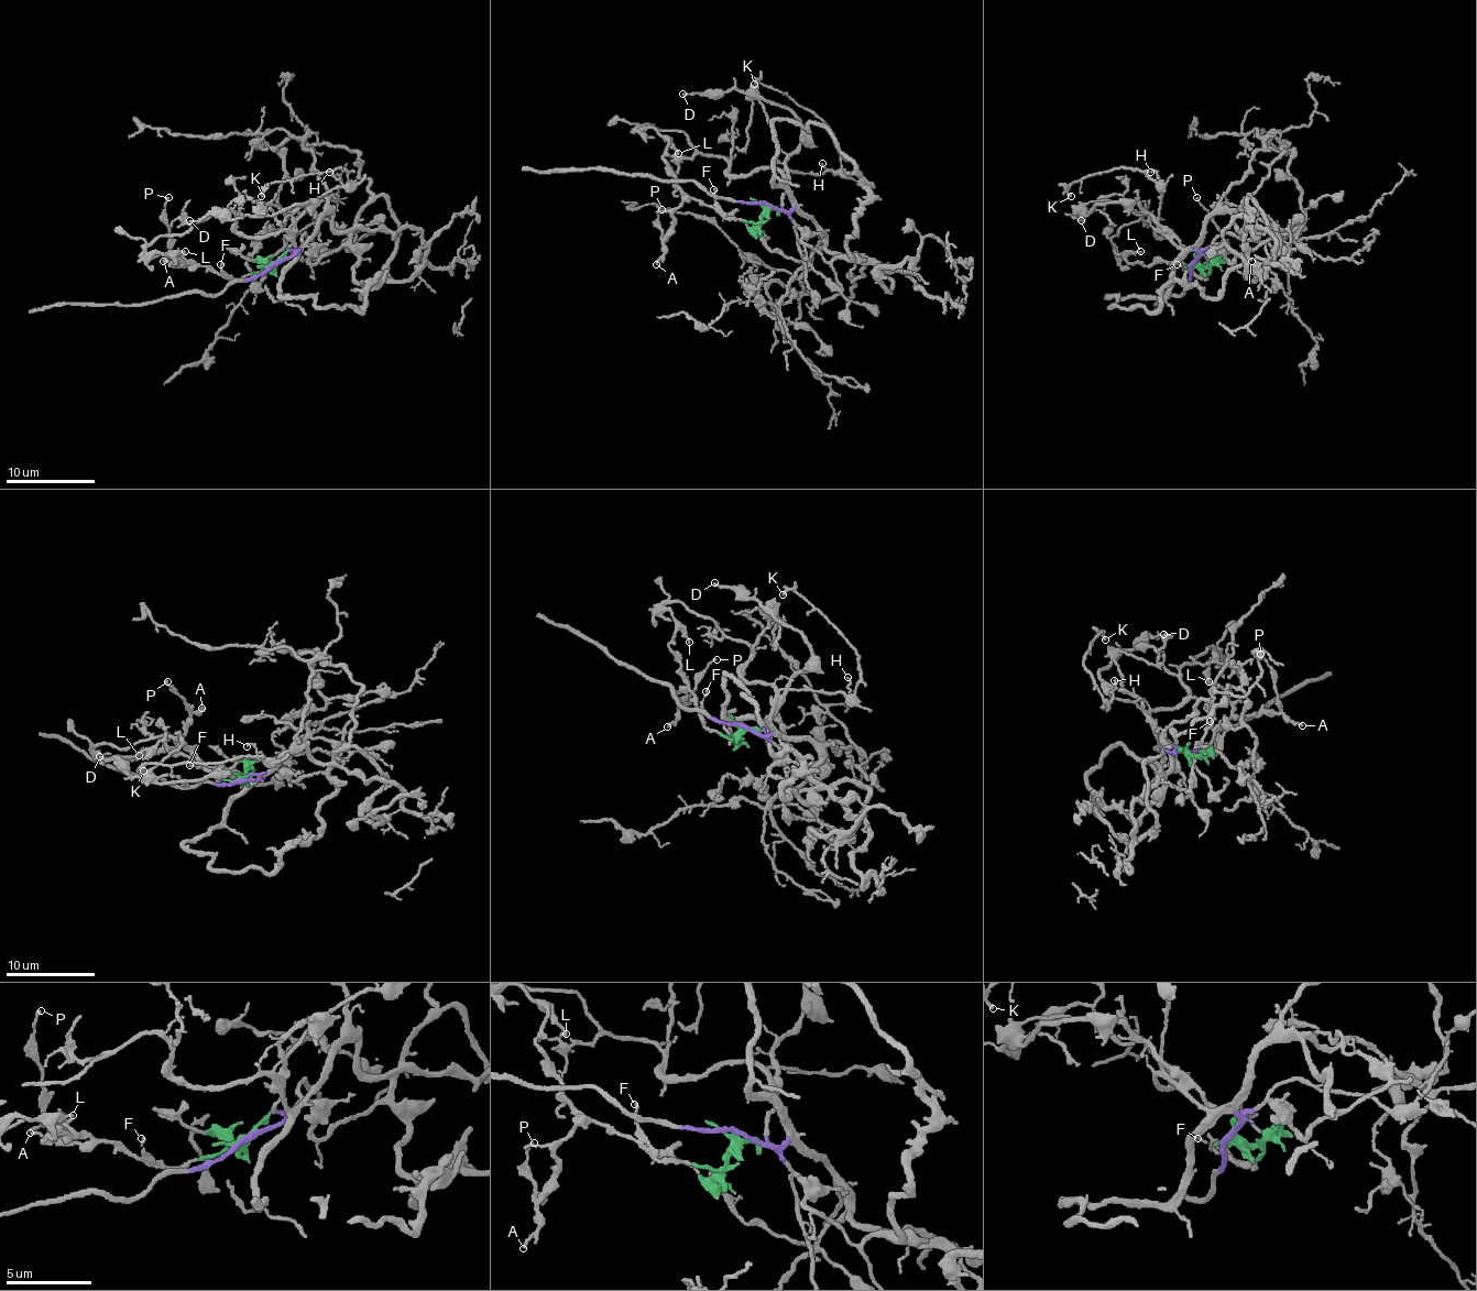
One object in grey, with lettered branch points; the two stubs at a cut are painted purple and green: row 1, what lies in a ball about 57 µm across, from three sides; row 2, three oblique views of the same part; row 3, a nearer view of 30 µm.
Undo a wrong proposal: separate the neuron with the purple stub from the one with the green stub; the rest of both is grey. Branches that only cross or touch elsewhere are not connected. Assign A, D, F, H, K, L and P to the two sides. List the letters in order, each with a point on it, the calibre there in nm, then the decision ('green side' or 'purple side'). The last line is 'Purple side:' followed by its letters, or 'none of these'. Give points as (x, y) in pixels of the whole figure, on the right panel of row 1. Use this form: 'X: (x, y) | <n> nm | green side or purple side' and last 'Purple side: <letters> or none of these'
A: (1251, 261) | 170 nm | green side
D: (1081, 220) | 130 nm | purple side
F: (1177, 264) | 120 nm | green side
H: (1150, 172) | 90 nm | purple side
K: (1071, 196) | 200 nm | purple side
L: (1140, 251) | 160 nm | green side
P: (1196, 197) | 150 nm | green side
Purple side: D, H, K

